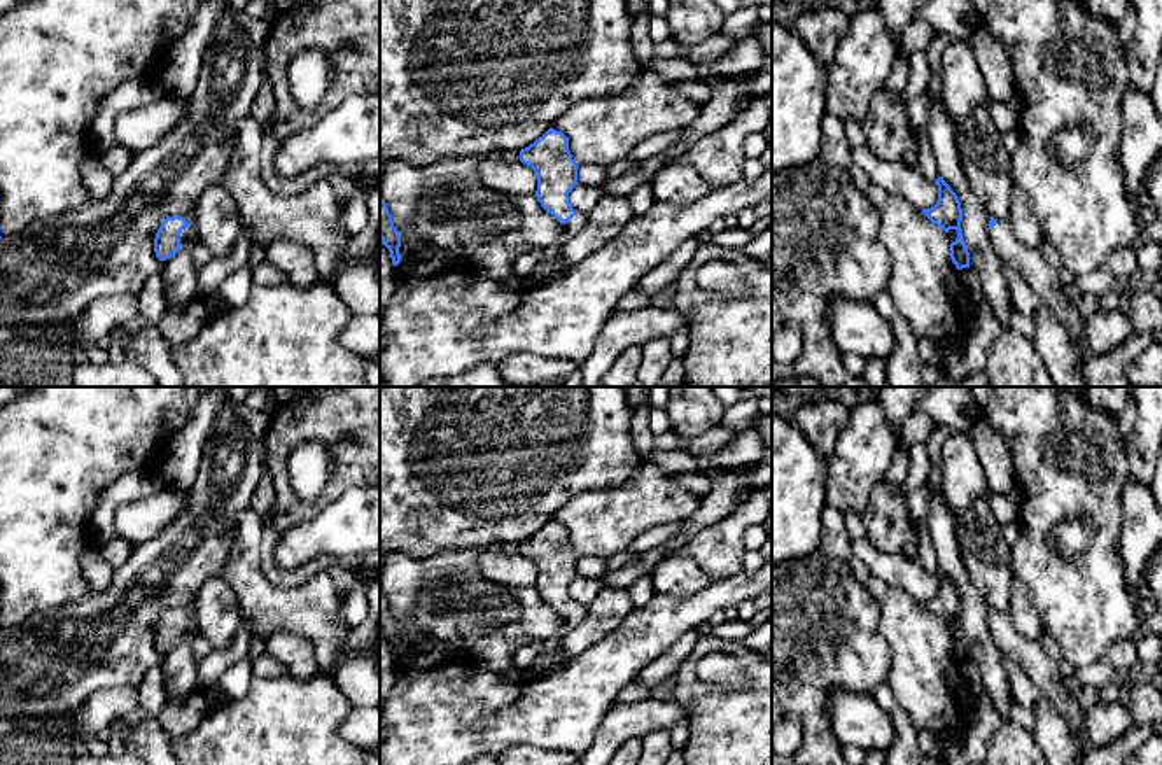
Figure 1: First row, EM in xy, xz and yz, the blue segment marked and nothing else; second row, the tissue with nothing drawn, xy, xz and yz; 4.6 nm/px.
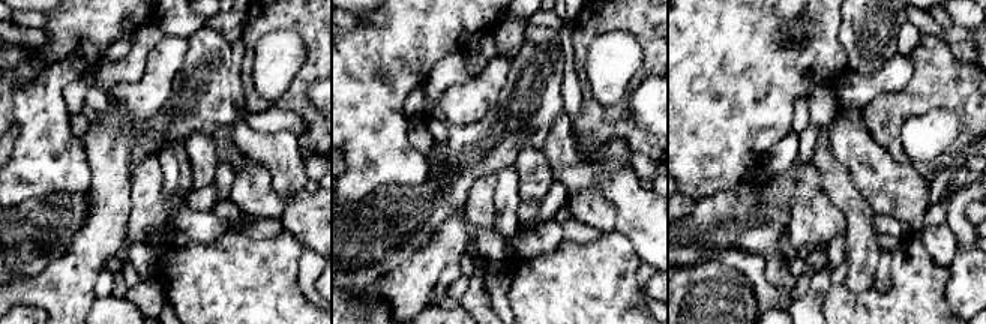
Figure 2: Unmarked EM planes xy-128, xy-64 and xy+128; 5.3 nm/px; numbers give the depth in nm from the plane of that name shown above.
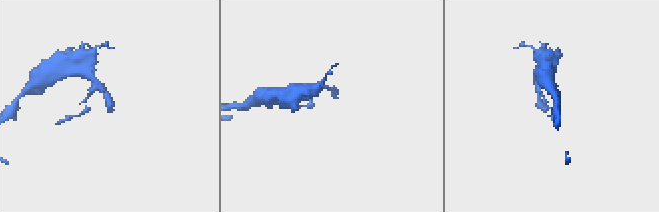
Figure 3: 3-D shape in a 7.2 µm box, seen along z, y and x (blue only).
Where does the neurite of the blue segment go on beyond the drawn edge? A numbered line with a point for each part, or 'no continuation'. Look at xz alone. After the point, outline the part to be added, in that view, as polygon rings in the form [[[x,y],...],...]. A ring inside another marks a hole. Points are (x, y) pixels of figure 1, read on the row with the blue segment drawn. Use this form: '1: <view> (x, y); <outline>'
1: xz (550, 266); [[[576,212],[576,215],[564,224],[564,236],[551,243],[550,247],[527,247],[527,250],[539,254],[539,263],[536,270],[532,271],[532,280],[536,284],[550,282],[556,277],[560,277],[569,264],[558,257],[558,247],[576,236],[586,224],[586,215]]]

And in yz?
1: yz (1043, 280); [[[999,219],[994,228],[989,228],[989,240],[999,259],[1026,280],[1029,289],[1069,331],[1073,341],[1085,345],[1085,319],[1078,308],[1078,294],[1073,285],[1060,282],[1059,271],[1055,271],[1043,257],[1041,245],[1022,245],[1010,224]]]

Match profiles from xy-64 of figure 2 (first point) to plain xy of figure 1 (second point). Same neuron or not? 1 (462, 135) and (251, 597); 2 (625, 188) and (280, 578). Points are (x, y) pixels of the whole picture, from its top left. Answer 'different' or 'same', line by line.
1: different
2: different

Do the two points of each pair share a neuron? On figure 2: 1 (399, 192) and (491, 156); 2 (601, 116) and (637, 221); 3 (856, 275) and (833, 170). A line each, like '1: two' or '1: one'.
1: one
2: two
3: one

